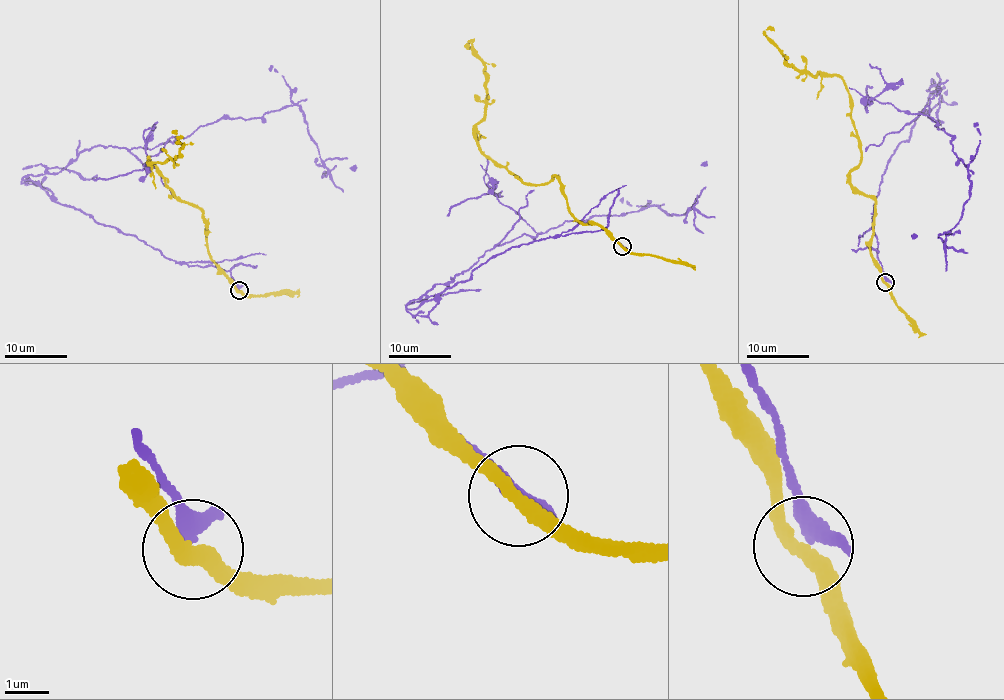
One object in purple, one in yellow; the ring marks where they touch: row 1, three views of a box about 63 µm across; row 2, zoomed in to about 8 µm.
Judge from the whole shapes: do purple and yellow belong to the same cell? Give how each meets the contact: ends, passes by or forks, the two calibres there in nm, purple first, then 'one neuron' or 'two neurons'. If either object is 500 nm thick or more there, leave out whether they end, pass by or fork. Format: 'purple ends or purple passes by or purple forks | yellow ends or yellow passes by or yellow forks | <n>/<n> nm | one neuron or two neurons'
purple ends | yellow passes by | 400/320 nm | two neurons

